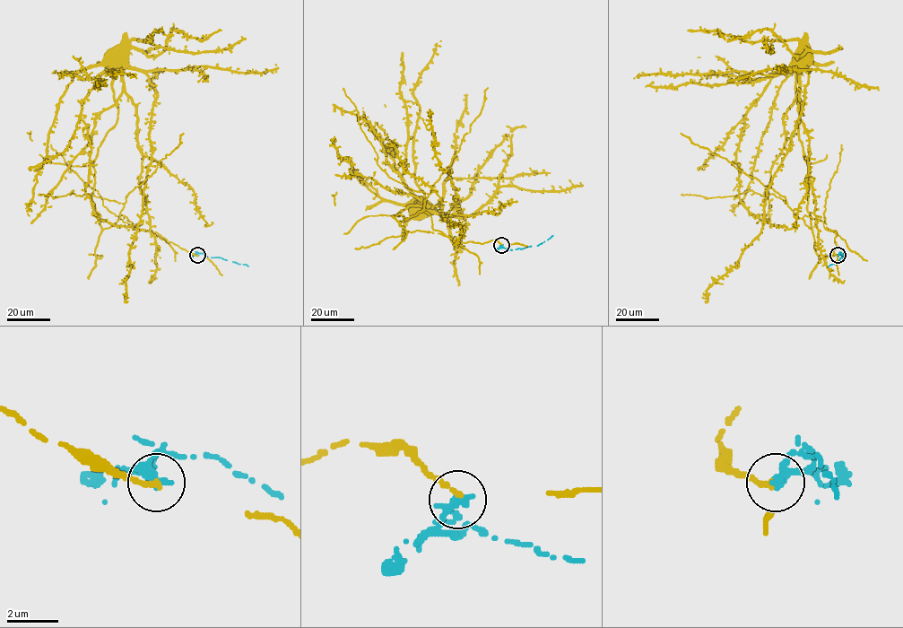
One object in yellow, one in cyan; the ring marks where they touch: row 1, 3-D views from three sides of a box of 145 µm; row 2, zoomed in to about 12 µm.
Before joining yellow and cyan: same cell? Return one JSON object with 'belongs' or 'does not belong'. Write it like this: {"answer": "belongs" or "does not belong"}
{"answer": "does not belong"}

